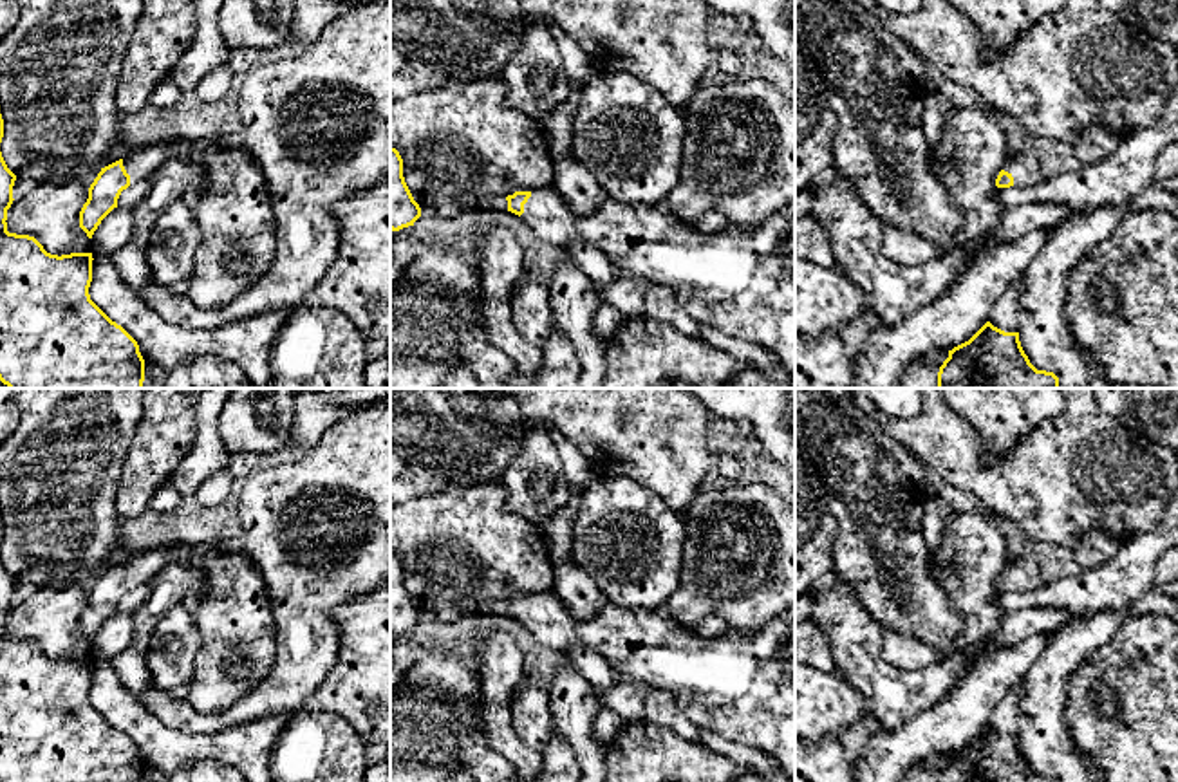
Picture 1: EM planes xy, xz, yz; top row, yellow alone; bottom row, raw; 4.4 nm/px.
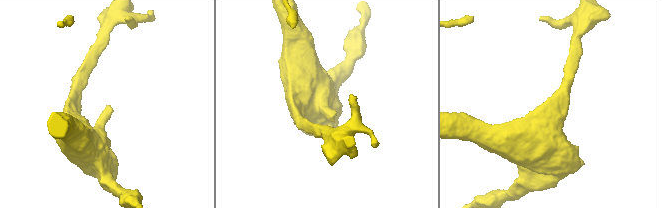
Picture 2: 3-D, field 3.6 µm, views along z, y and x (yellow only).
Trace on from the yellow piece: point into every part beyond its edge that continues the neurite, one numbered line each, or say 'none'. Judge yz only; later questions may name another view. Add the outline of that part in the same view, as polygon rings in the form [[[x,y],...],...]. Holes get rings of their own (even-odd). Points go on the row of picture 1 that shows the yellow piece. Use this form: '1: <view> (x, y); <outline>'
1: yz (1025, 168); [[[1028,152],[1008,155],[1003,170],[1014,177],[1014,186],[1035,186],[1044,181],[1039,159]]]

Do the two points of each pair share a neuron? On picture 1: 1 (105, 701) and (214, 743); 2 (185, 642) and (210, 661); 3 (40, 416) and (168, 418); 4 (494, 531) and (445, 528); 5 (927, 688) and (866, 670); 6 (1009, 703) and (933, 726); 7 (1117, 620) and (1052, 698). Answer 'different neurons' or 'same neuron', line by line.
1: same neuron
2: different neurons
3: different neurons
4: same neuron
5: same neuron
6: different neurons
7: same neuron

